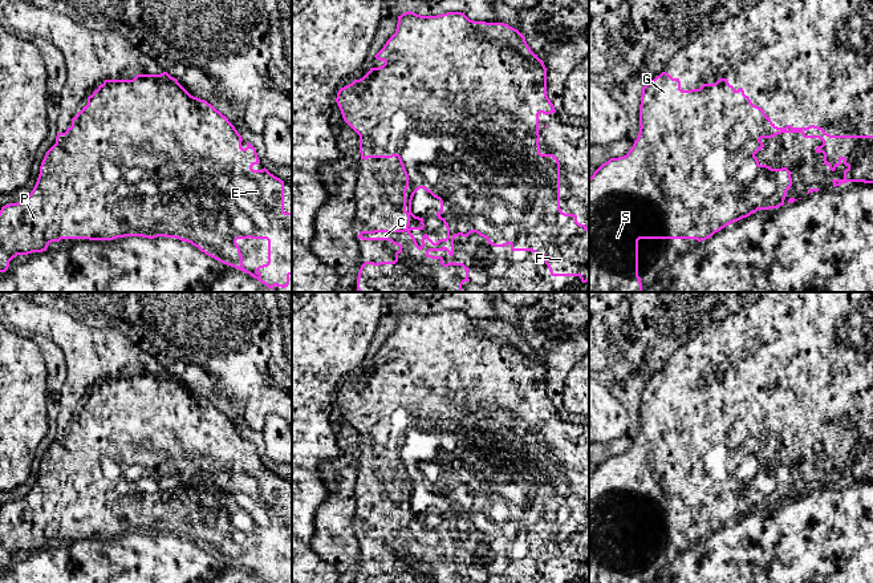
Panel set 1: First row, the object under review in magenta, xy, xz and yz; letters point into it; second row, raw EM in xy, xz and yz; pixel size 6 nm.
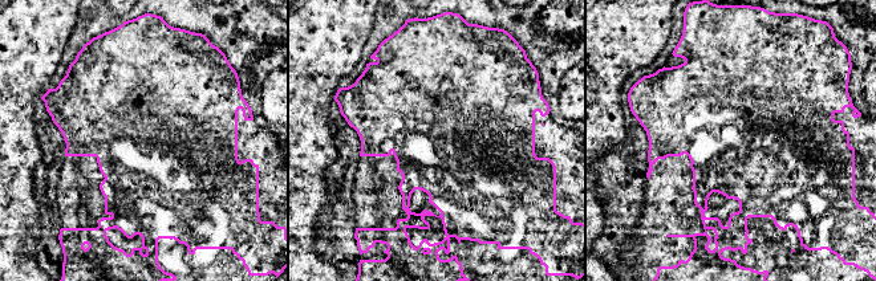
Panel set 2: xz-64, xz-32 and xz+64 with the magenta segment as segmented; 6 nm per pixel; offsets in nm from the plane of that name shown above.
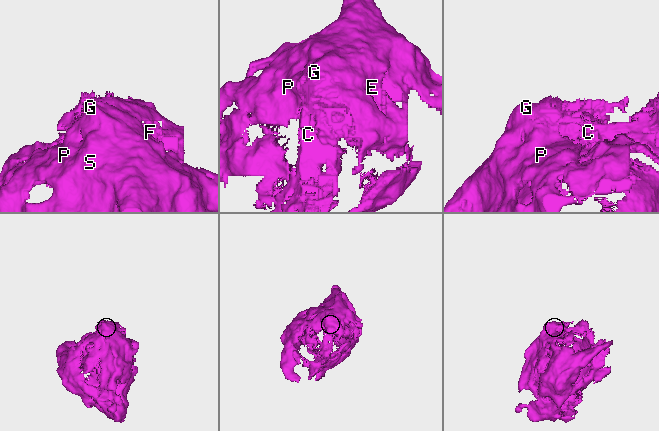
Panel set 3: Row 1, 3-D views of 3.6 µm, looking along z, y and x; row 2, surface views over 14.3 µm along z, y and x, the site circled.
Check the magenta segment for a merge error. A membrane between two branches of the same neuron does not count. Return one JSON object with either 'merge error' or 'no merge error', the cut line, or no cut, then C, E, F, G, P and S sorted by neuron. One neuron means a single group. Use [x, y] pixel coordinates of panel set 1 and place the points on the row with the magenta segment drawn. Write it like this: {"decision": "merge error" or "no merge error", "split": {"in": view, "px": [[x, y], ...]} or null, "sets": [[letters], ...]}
{"decision": "no merge error", "split": null, "sets": [["C", "E", "F", "G", "P", "S"]]}

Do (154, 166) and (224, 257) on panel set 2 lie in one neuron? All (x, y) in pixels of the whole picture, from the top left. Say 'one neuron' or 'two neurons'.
one neuron

